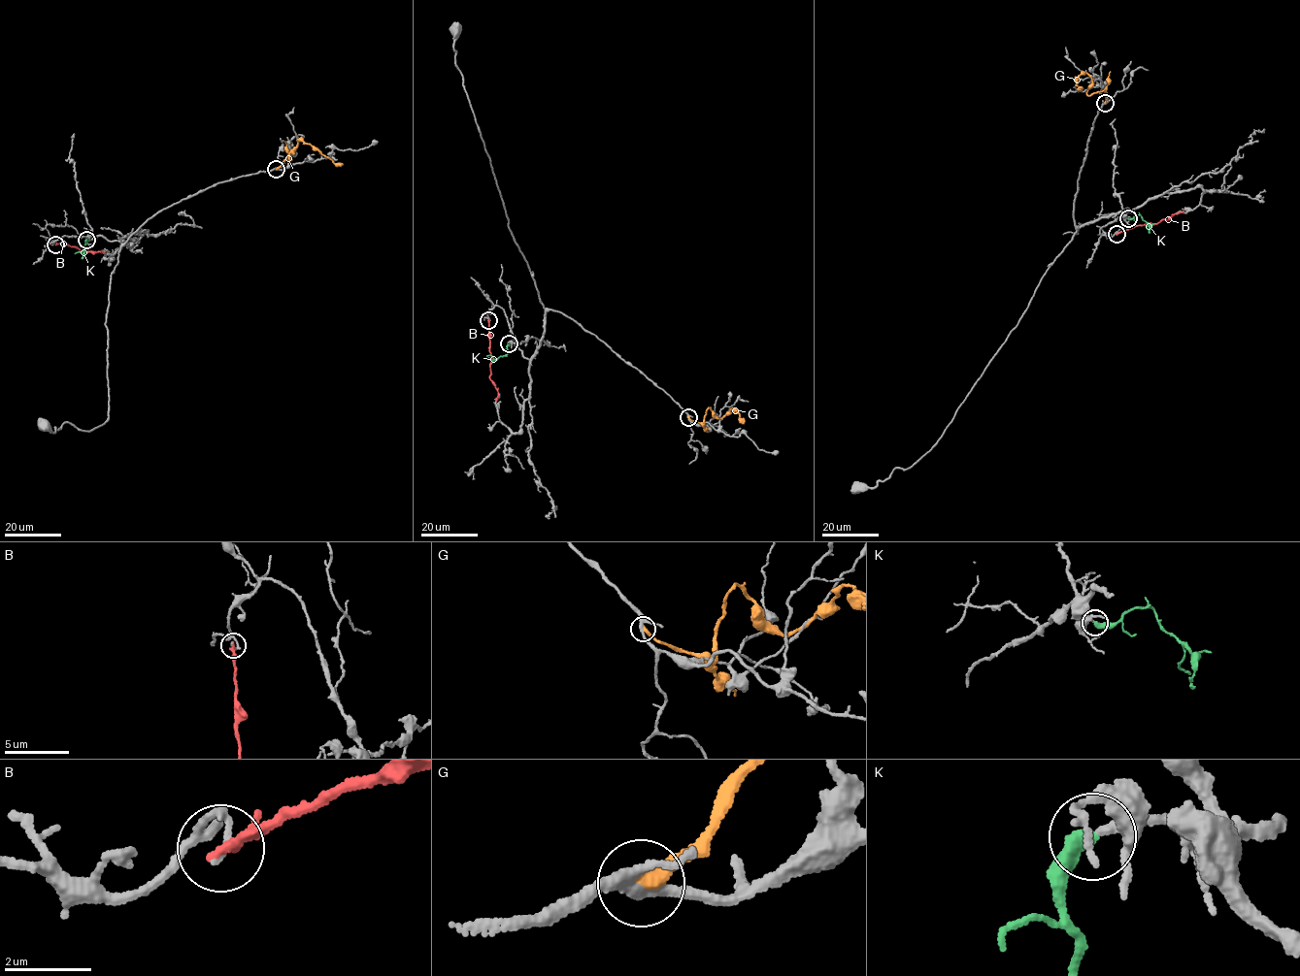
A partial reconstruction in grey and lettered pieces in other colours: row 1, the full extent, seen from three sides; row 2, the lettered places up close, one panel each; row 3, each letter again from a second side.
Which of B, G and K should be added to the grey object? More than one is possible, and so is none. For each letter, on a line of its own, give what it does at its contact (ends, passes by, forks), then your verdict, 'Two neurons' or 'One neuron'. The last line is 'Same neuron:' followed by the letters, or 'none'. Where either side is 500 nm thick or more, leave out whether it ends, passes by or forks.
B: It passes by. Two neurons
G: It ends there. Two neurons
K: It ends there. One neuron
Same neuron: K

